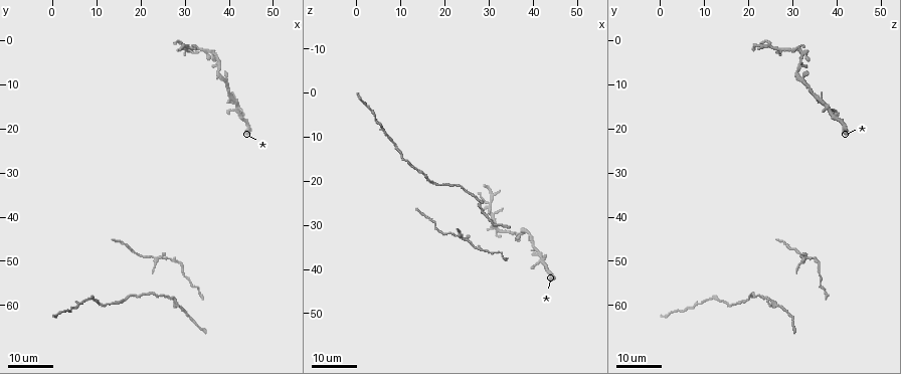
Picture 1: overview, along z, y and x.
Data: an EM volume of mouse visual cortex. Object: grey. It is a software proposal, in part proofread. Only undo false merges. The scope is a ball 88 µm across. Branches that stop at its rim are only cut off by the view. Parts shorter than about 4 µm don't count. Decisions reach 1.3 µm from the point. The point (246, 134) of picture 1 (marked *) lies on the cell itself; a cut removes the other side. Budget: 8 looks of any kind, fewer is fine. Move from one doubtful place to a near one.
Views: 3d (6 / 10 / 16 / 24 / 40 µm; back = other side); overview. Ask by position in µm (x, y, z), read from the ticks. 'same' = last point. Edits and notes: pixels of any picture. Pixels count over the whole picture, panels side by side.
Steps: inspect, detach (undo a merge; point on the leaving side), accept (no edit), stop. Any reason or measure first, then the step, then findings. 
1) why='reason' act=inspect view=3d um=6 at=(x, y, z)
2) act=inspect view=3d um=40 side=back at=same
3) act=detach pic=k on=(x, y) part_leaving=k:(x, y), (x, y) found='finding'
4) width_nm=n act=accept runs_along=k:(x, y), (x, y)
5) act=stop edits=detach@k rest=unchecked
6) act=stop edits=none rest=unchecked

why='thin neck' act=inspect view=3d um=16 at=(23.0, 57.0, 20.5)

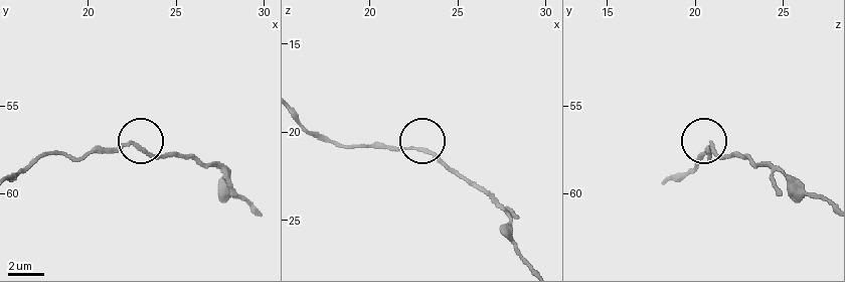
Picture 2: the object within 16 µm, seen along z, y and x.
act=inspect view=3d um=10 at=(22.4, 57.1, 20.9)

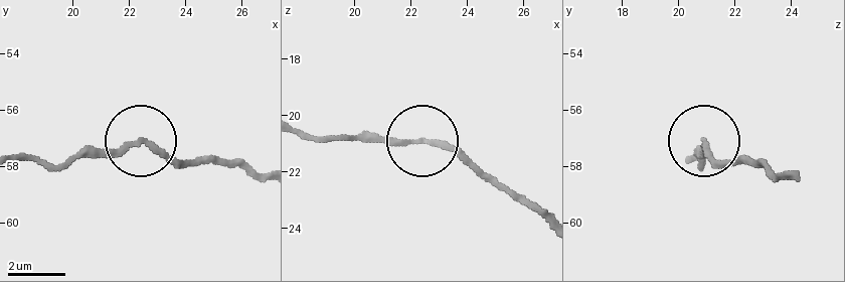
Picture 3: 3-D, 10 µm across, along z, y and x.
act=accept found='all the same cell'

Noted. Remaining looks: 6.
why='three arms meet' act=inspect view=3d um=24 at=(5.5, 60.5, 7.5)

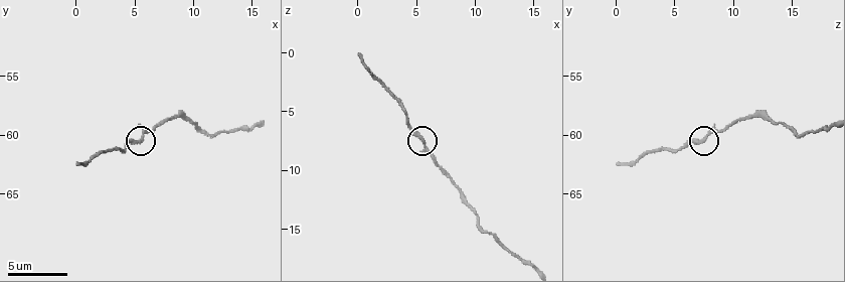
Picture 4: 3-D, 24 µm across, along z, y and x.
act=inspect view=3d um=6 at=(5.6, 60.4, 7.8)

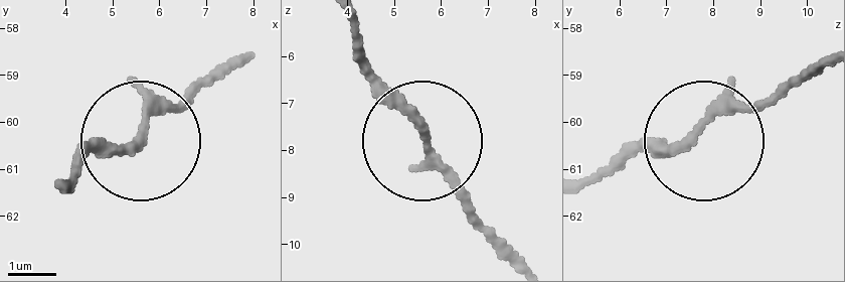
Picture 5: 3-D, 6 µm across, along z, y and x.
arms=3 act=accept runs_along=5:(526, 261), (361, 60) found='one cell here'

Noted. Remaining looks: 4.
why='a fork' act=inspect view=3d um=24 at=(27.0, 58.0, 24.5)

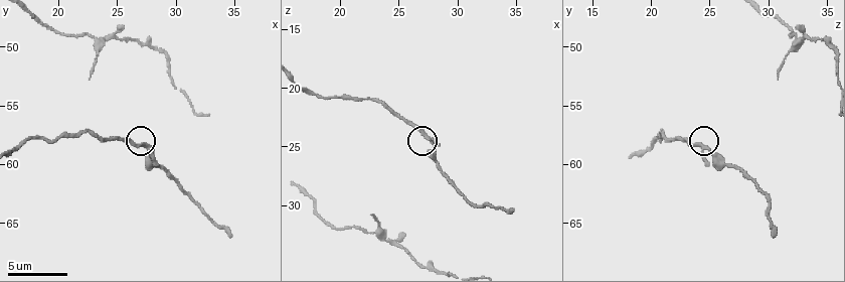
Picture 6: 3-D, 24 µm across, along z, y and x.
act=inspect view=3d um=10 at=(27.4, 58.6, 24.2)

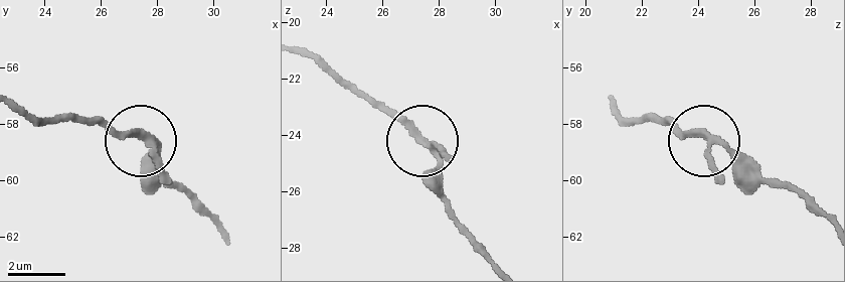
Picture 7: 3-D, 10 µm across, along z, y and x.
act=accept found='continuous, no second cell'

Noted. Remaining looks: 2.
why='calibre changes' act=inspect view=3d um=10 at=(14.6, 59.4, 18.0)

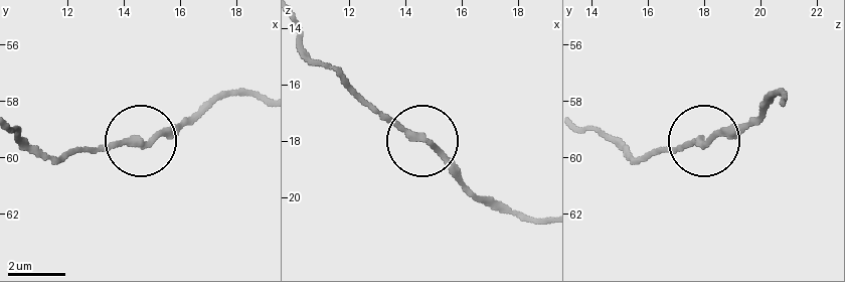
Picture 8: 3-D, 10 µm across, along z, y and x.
act=accept found='one cell here'

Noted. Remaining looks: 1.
act=stop edits=none rest=unchecked

